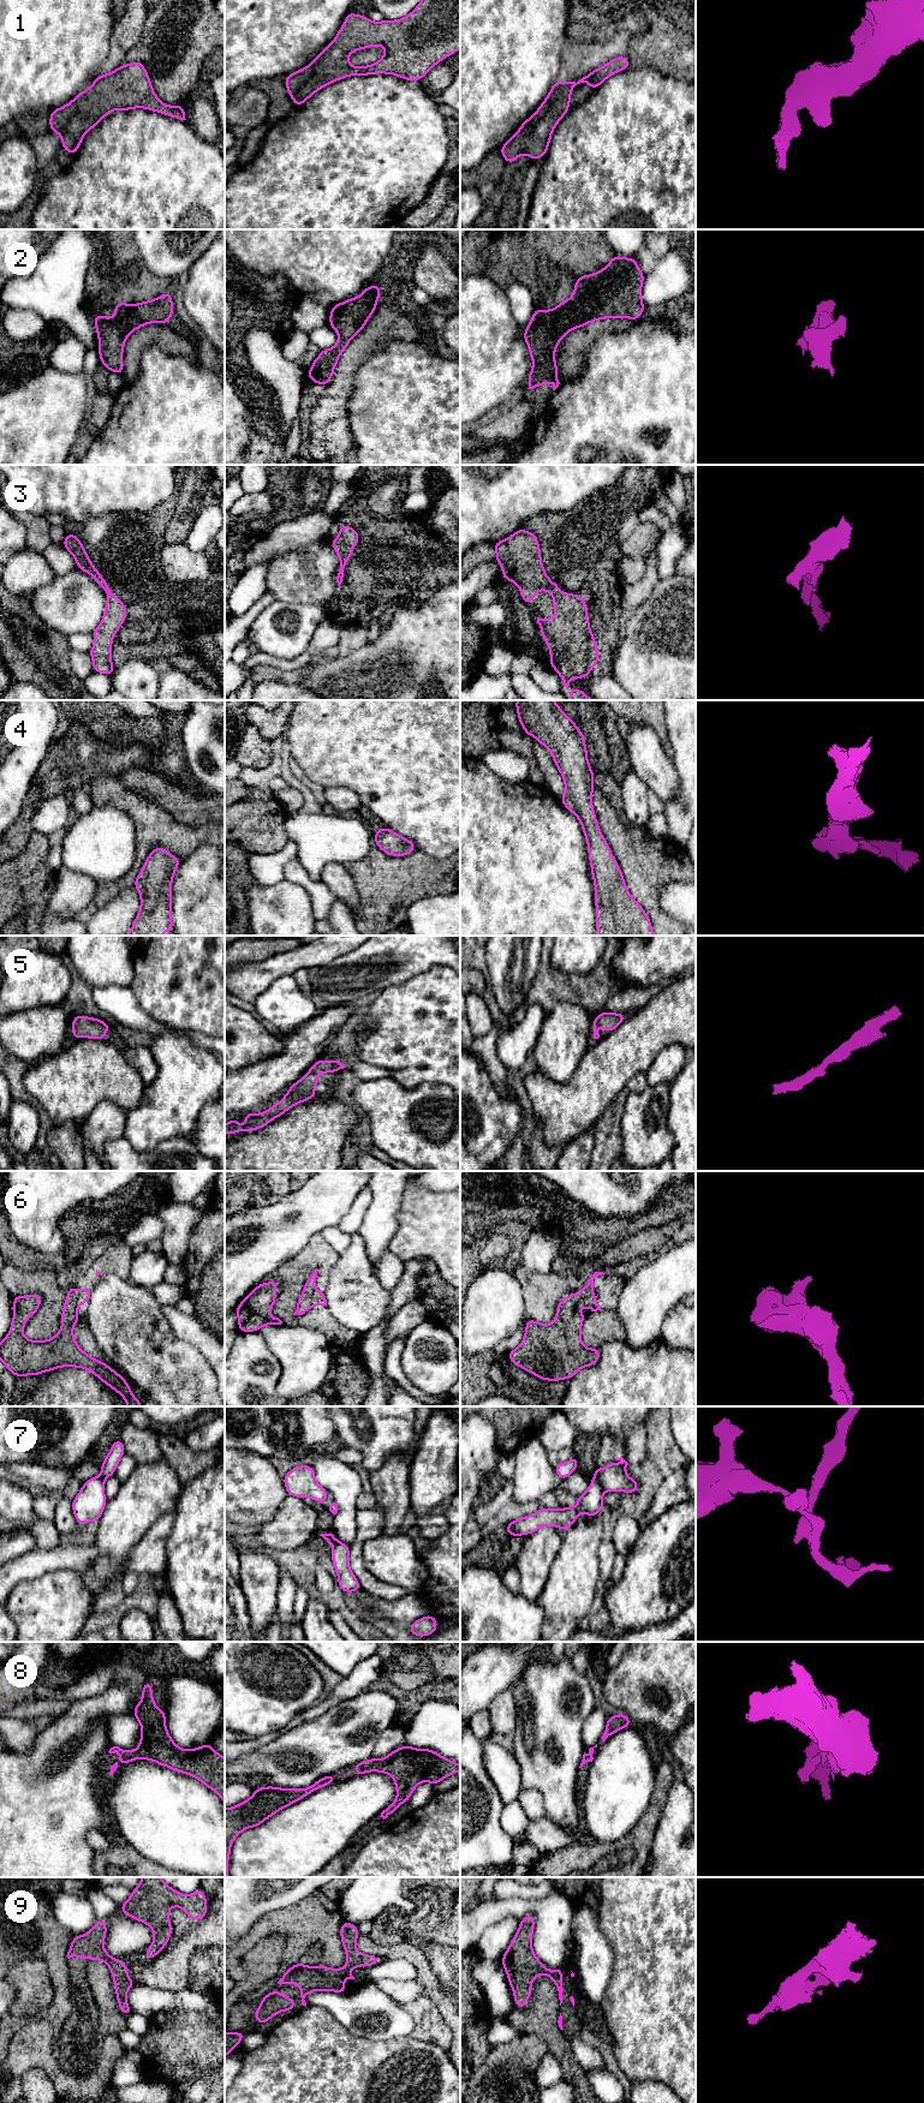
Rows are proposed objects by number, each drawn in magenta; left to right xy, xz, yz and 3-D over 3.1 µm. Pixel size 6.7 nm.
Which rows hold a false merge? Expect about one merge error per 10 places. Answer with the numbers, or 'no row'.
6, 7

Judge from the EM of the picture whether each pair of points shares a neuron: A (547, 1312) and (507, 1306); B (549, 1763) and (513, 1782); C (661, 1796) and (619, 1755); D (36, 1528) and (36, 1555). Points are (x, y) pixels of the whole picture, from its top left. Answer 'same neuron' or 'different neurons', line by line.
A: different neurons
B: different neurons
C: different neurons
D: different neurons

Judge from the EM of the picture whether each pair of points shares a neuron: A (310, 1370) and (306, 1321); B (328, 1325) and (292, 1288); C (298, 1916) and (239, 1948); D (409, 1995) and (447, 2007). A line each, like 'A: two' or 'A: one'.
A: two
B: one
C: one
D: two

